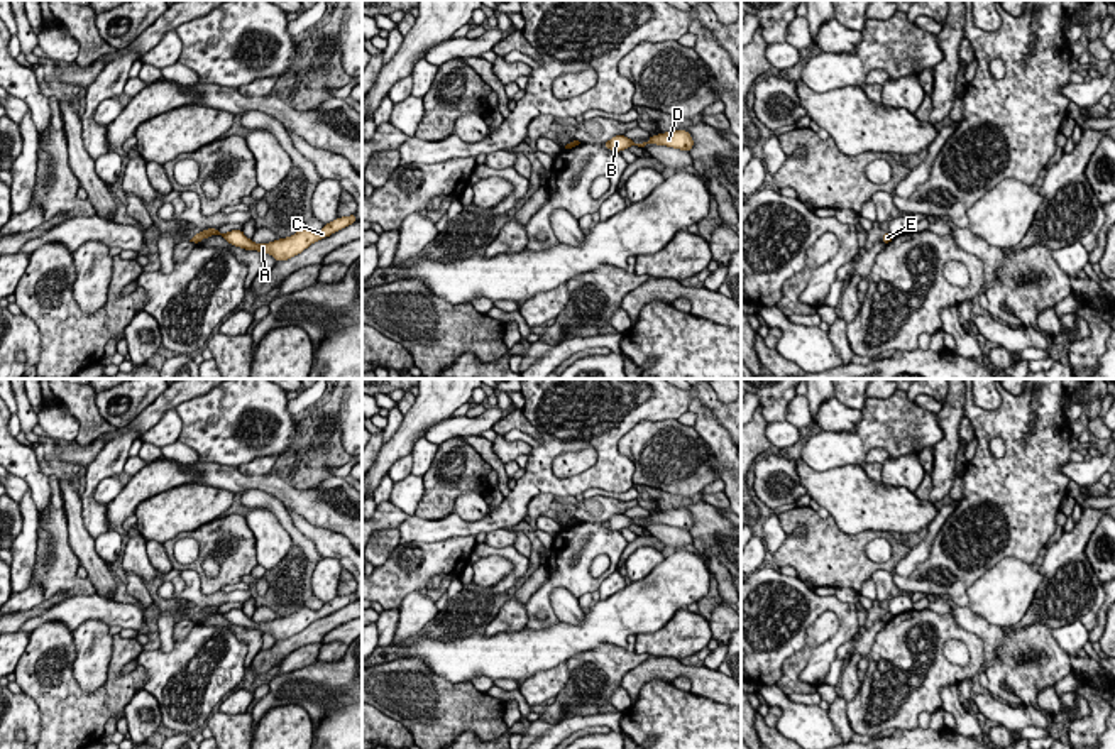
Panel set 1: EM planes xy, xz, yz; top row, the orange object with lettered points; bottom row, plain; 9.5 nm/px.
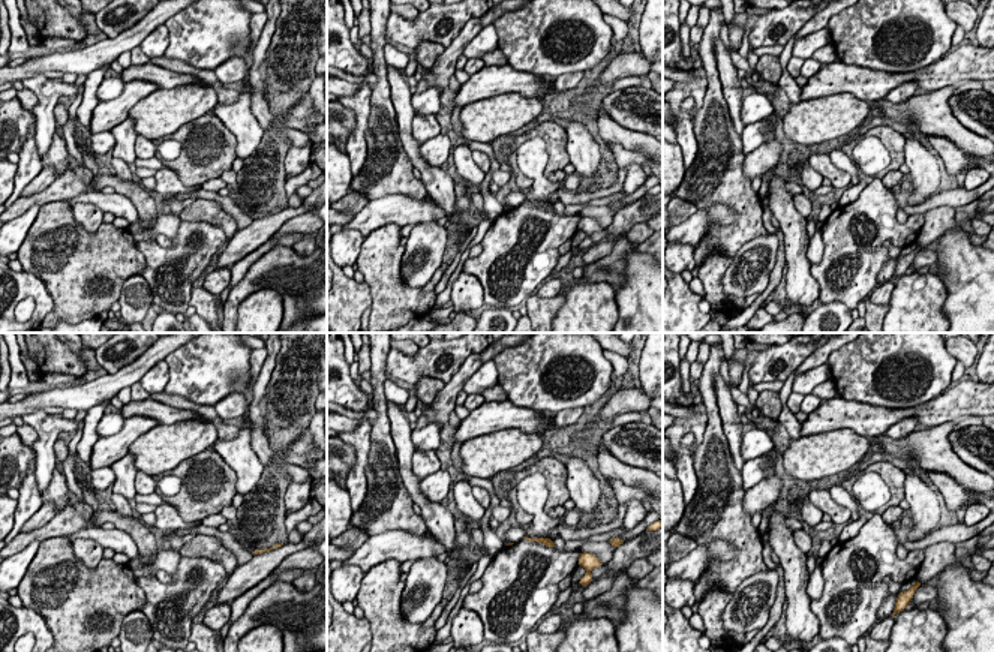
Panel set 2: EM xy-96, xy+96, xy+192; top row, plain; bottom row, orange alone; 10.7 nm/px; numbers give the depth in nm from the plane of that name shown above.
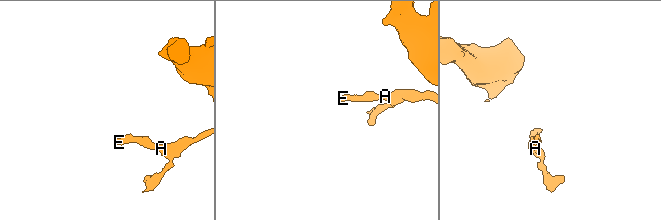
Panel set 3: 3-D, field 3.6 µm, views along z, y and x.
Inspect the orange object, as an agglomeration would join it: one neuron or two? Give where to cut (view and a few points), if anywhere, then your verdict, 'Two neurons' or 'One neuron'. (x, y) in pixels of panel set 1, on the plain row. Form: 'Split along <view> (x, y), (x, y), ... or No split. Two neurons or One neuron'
No split. One neuron

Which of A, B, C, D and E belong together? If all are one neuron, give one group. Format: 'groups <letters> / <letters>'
groups A B C D E

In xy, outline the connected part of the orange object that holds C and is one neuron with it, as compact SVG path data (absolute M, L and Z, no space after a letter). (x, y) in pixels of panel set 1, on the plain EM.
M355 593L335 597L333 600L327 602L320 610L311 610L311 609L303 607L291 615L279 617L269 622L254 622L250 617L244 614L242 609L230 609L228 612L220 612L217 607L201 609L189 621L200 622L203 617L208 617L211 614L222 614L228 622L235 626L240 626L245 629L259 629L261 632L269 632L277 641L277 639L288 639L301 632L311 622L325 615L330 615L332 612L355 600L357 600Z

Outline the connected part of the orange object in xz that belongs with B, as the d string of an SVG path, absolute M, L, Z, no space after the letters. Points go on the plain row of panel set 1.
M675 509L675 511L651 514L646 521L640 521L640 522L634 522L631 517L624 514L616 514L611 519L607 519L604 526L614 531L621 531L623 528L629 528L631 524L646 528L648 522L667 524L687 531L694 526L692 514L687 509Z

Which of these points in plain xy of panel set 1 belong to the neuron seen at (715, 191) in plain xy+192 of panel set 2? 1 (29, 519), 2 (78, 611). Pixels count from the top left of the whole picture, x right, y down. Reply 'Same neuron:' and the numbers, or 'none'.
Same neuron: none

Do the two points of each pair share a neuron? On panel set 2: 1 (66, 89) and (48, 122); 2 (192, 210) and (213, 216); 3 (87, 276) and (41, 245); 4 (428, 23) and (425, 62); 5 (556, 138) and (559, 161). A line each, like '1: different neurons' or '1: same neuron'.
1: same neuron
2: same neuron
3: same neuron
4: different neurons
5: same neuron

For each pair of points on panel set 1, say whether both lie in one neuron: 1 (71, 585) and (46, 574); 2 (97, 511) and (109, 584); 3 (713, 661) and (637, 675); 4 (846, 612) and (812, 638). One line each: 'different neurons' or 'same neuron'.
1: same neuron
2: different neurons
3: different neurons
4: different neurons

